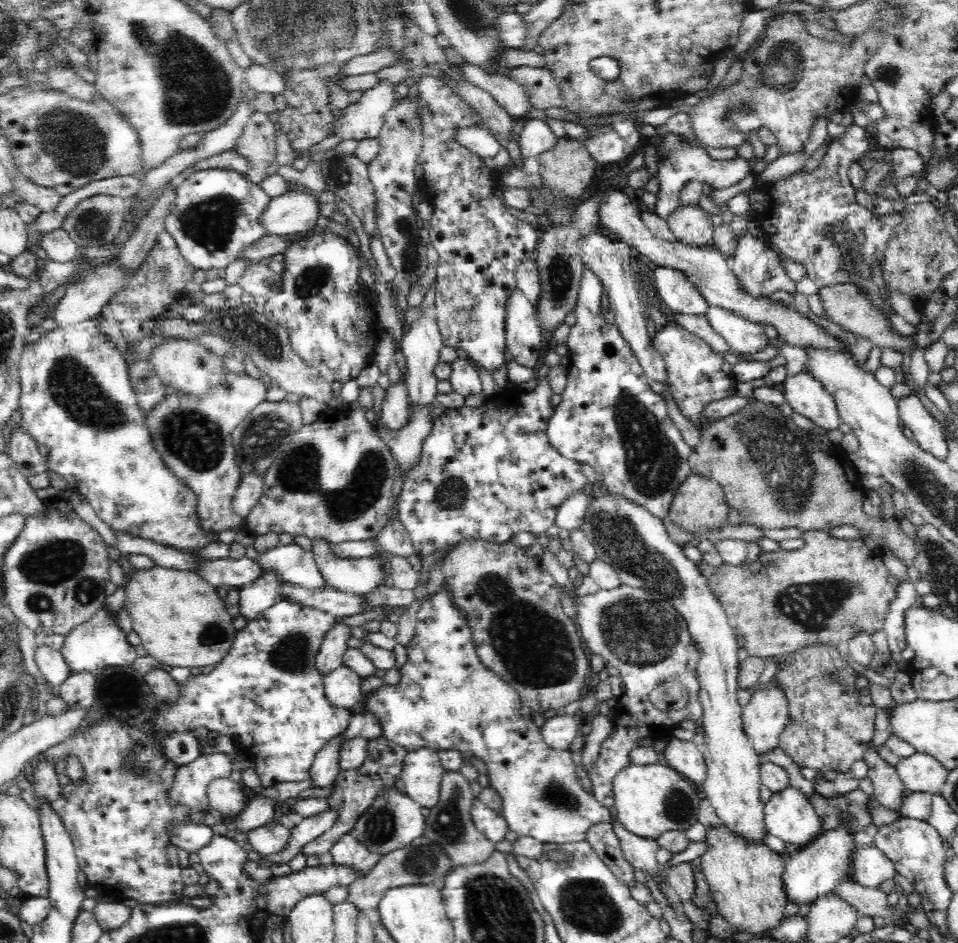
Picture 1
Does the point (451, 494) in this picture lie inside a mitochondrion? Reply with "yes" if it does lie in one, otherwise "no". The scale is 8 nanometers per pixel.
yes

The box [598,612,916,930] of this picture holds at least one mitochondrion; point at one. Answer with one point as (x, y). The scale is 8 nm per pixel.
(679, 807)

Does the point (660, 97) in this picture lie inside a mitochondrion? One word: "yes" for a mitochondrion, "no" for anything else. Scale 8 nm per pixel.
no

